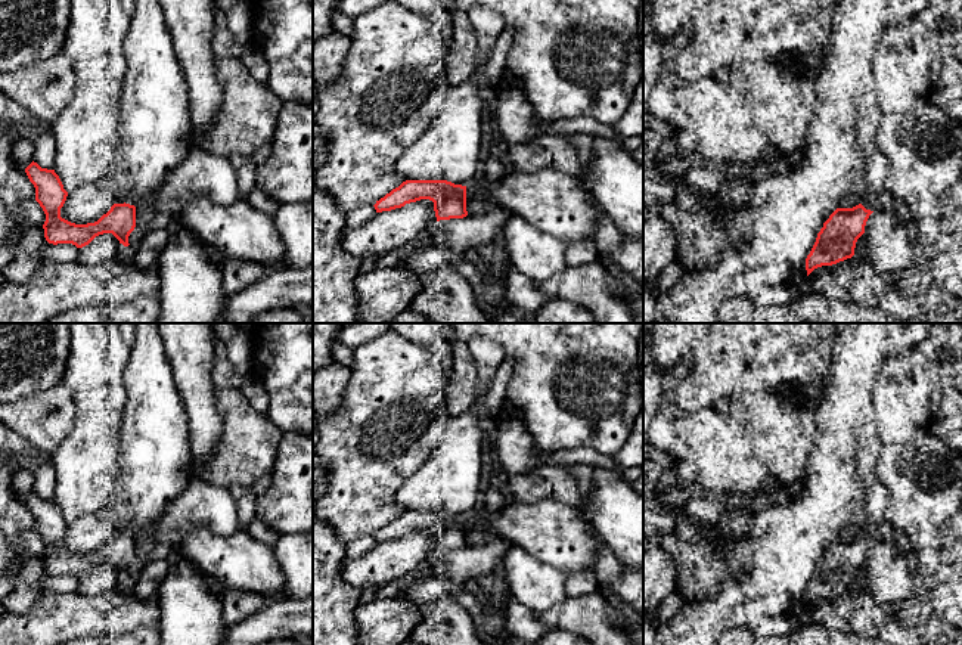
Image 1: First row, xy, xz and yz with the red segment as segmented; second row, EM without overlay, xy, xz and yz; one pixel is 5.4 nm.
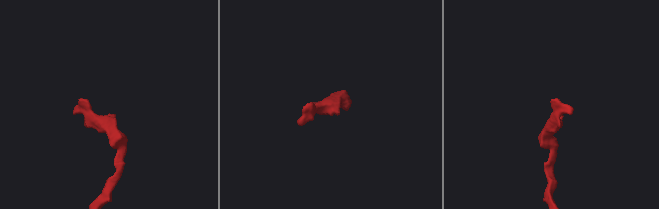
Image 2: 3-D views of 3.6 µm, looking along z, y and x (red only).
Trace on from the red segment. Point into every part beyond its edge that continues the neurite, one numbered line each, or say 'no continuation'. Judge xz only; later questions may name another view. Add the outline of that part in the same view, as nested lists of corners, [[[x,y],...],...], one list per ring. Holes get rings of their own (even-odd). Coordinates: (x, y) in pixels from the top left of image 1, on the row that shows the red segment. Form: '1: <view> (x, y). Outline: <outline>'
no continuation

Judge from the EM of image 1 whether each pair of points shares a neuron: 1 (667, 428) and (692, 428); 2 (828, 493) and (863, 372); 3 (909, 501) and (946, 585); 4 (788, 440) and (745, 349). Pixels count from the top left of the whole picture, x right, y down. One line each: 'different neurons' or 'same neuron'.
1: different neurons
2: same neuron
3: different neurons
4: same neuron

